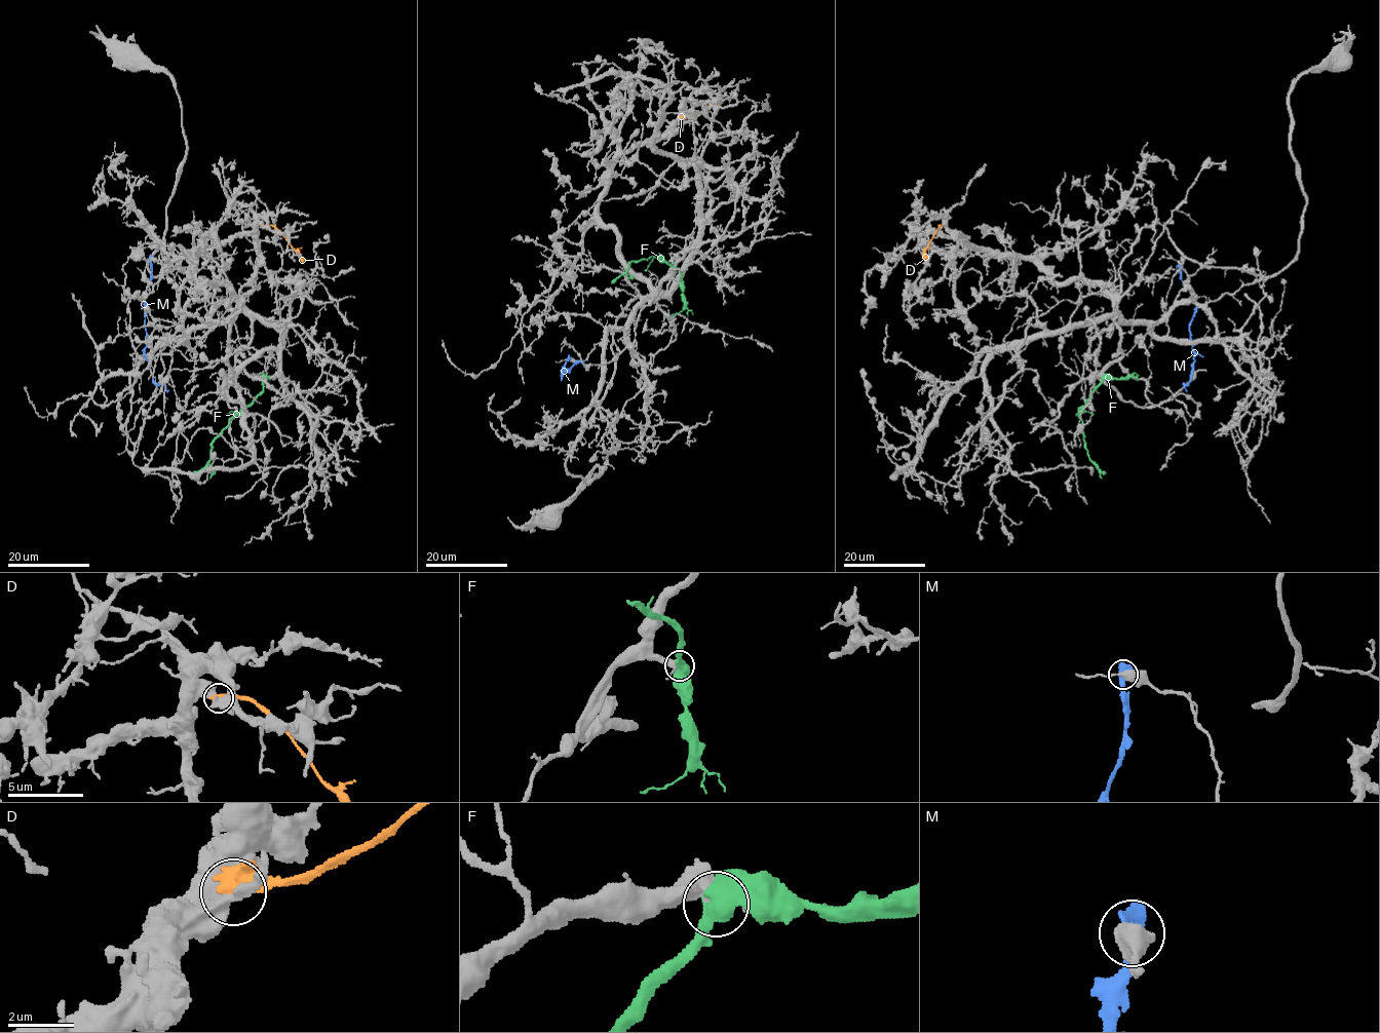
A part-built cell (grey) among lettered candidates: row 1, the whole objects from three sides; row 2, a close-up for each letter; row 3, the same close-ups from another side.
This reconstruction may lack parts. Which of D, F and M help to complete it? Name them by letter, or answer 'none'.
F

